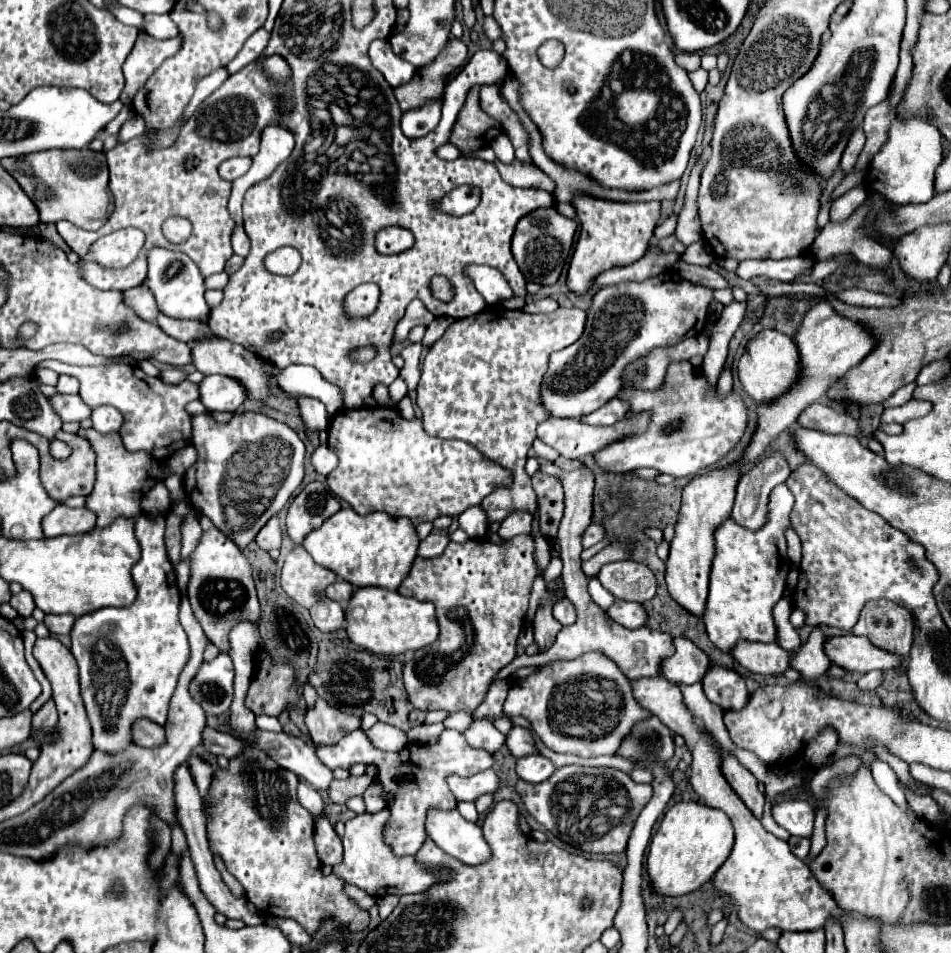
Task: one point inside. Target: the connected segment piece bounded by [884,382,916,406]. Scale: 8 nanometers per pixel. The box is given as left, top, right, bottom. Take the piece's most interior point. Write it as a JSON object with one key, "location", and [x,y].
{"location":[904,395]}

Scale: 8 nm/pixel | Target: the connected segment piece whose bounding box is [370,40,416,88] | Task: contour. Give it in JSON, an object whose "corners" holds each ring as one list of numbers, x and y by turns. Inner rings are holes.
{"corners":[[374,40,370,44,370,60,372,60,372,66,382,72,382,76,392,88,408,82,416,70,414,66,410,66,410,62,394,54,388,40]]}

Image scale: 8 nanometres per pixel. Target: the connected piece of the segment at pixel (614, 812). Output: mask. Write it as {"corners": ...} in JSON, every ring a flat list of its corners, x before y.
{"corners":[[578,764,554,770,546,782,526,784,518,780,514,790,538,824,542,824,568,846,592,854,624,852,640,810,652,798,650,784,636,784,622,770,588,768]]}

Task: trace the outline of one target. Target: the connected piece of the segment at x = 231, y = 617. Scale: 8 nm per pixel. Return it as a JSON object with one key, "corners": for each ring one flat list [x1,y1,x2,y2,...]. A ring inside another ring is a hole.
{"corners":[[210,528,202,532,200,544,188,556,190,564,190,582,188,582,188,600,192,604,192,612,198,618,204,634,212,644,220,648,220,652,228,652,228,632,236,622,252,620,258,622,260,606,254,590,252,568,246,556,226,538,218,528]]}

